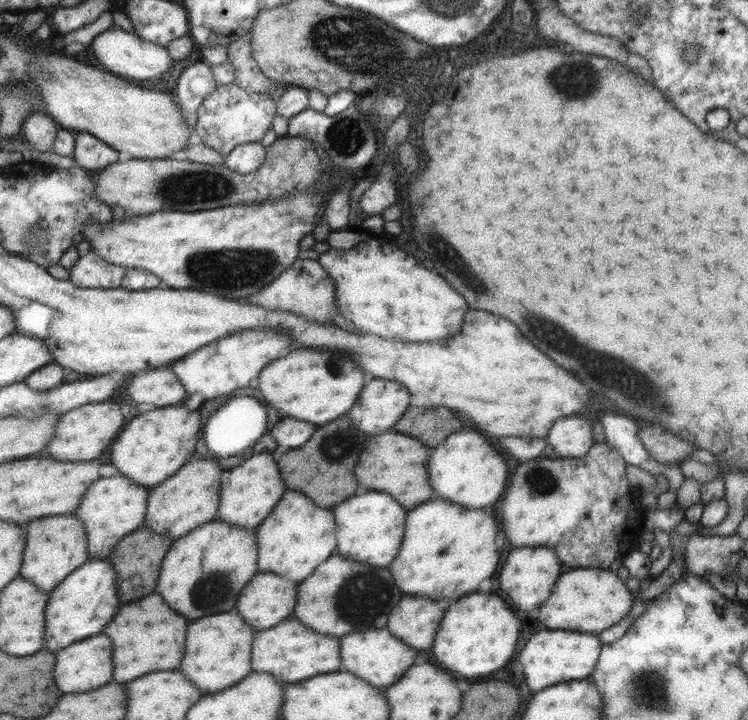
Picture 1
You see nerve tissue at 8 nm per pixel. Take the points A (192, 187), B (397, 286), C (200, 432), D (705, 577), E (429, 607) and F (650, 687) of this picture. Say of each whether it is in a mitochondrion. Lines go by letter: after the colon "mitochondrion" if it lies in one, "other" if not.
A: mitochondrion
B: other
C: other
D: other
E: other
F: mitochondrion

